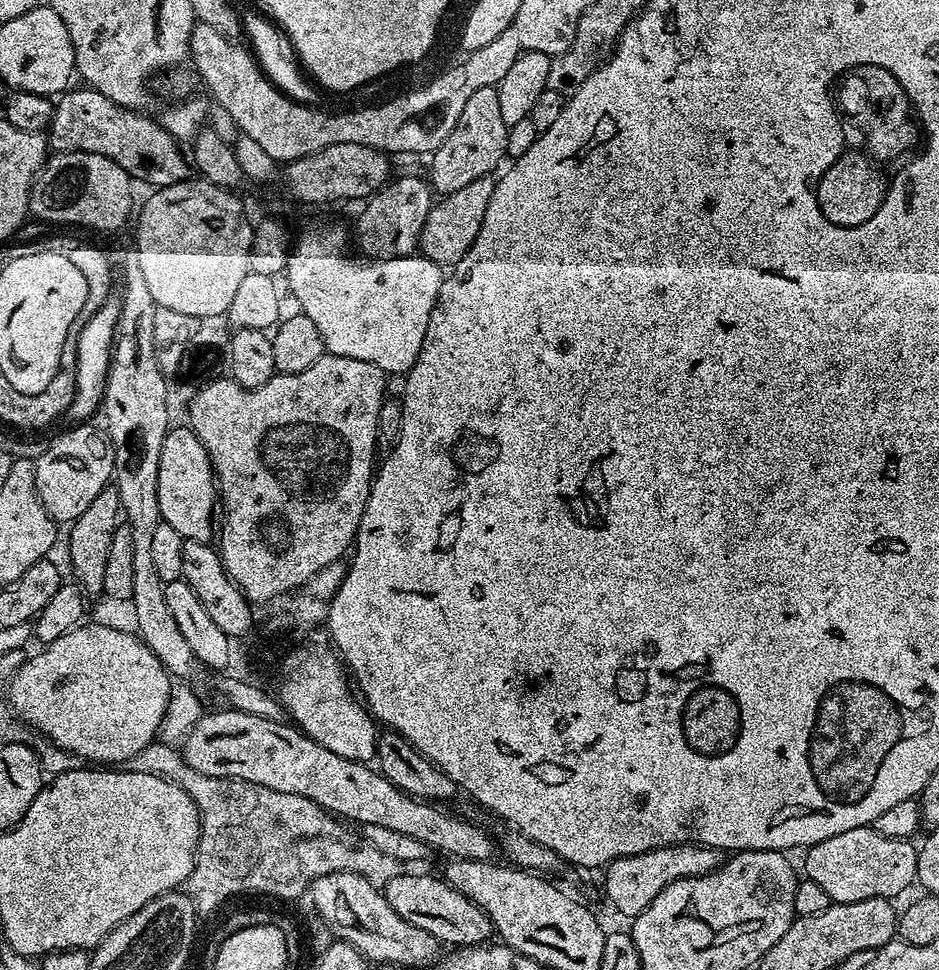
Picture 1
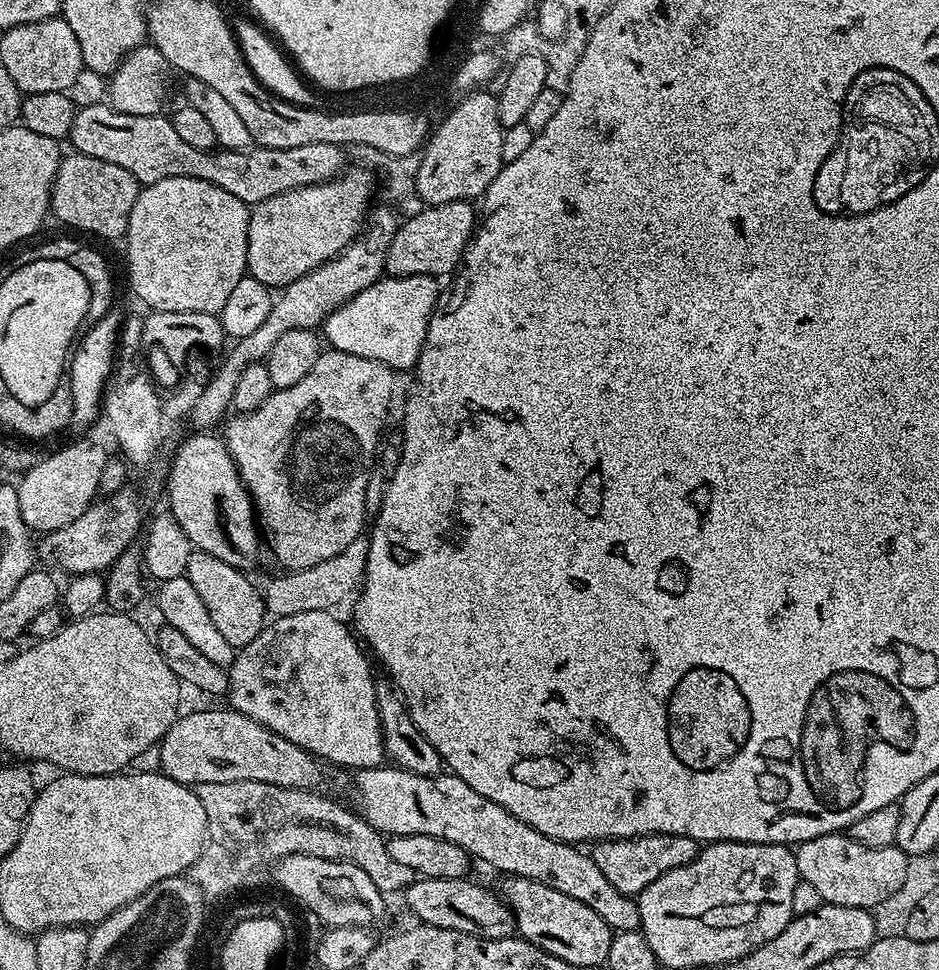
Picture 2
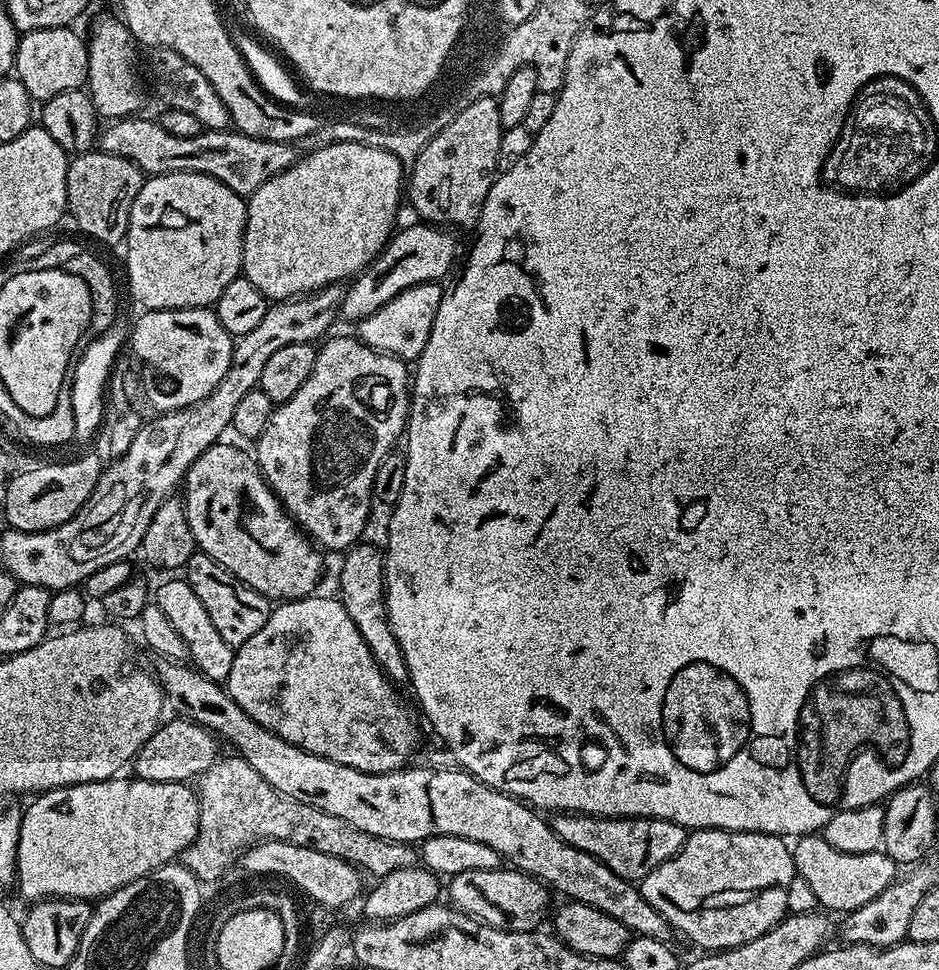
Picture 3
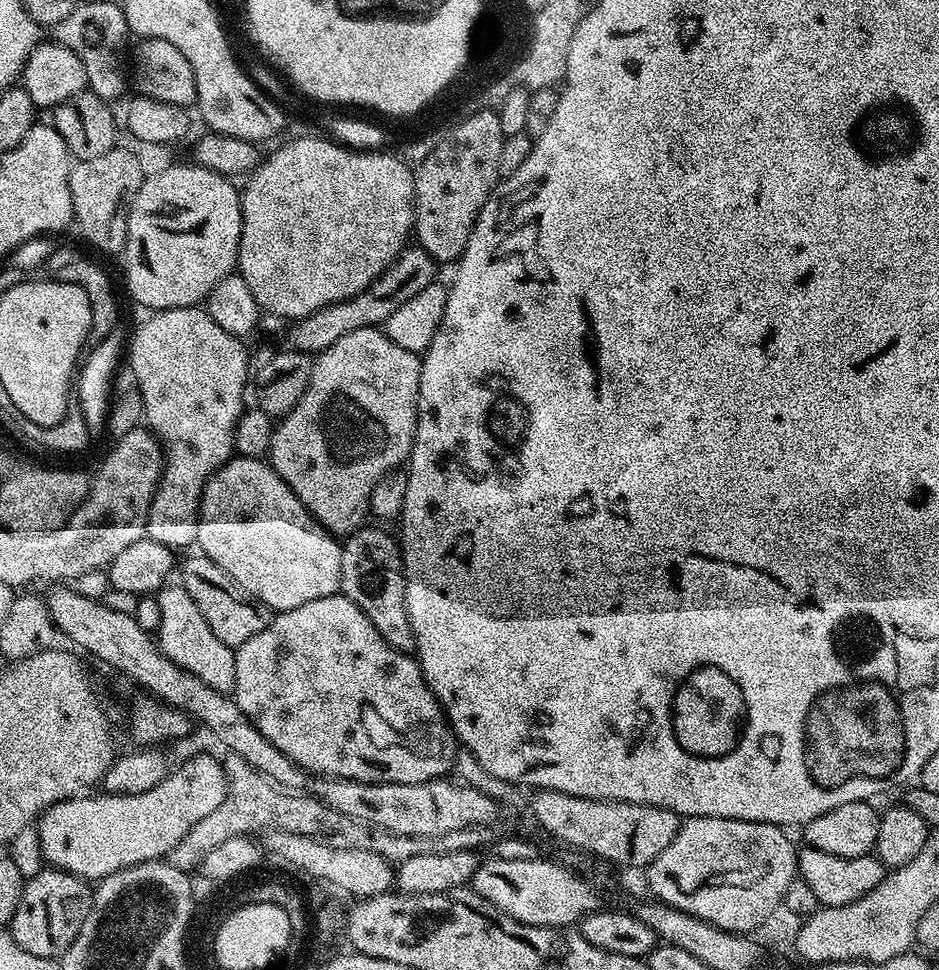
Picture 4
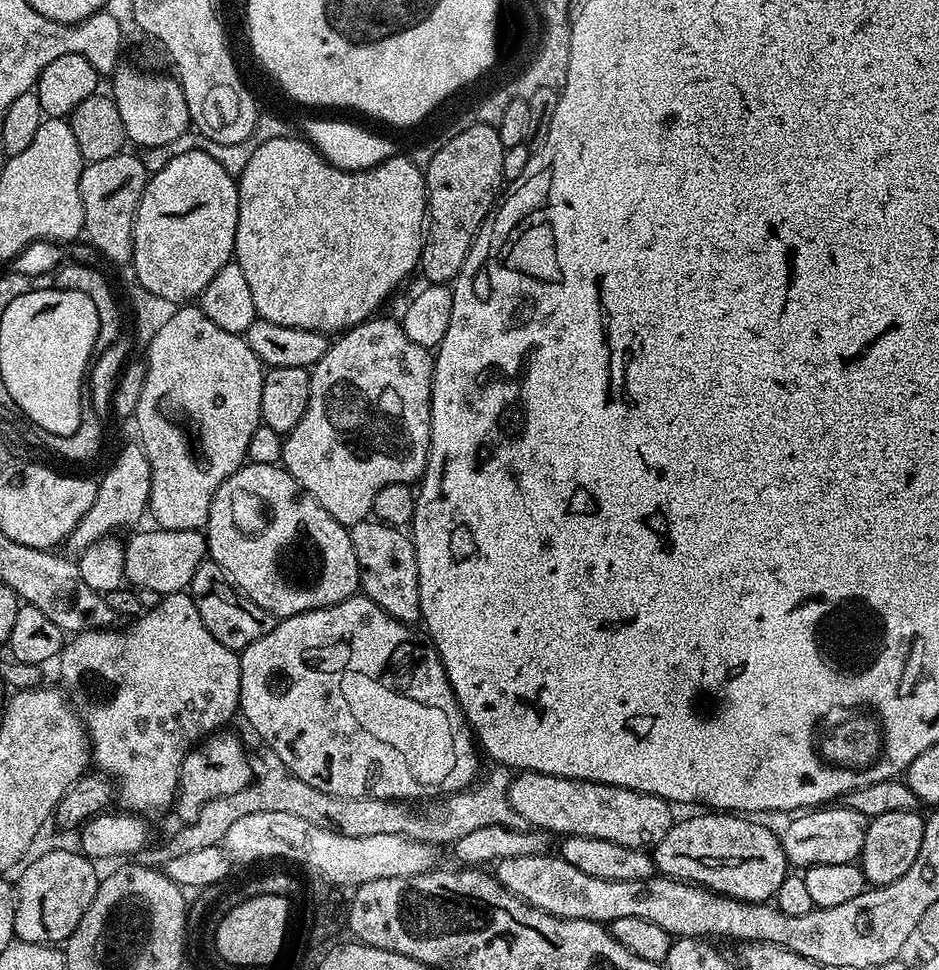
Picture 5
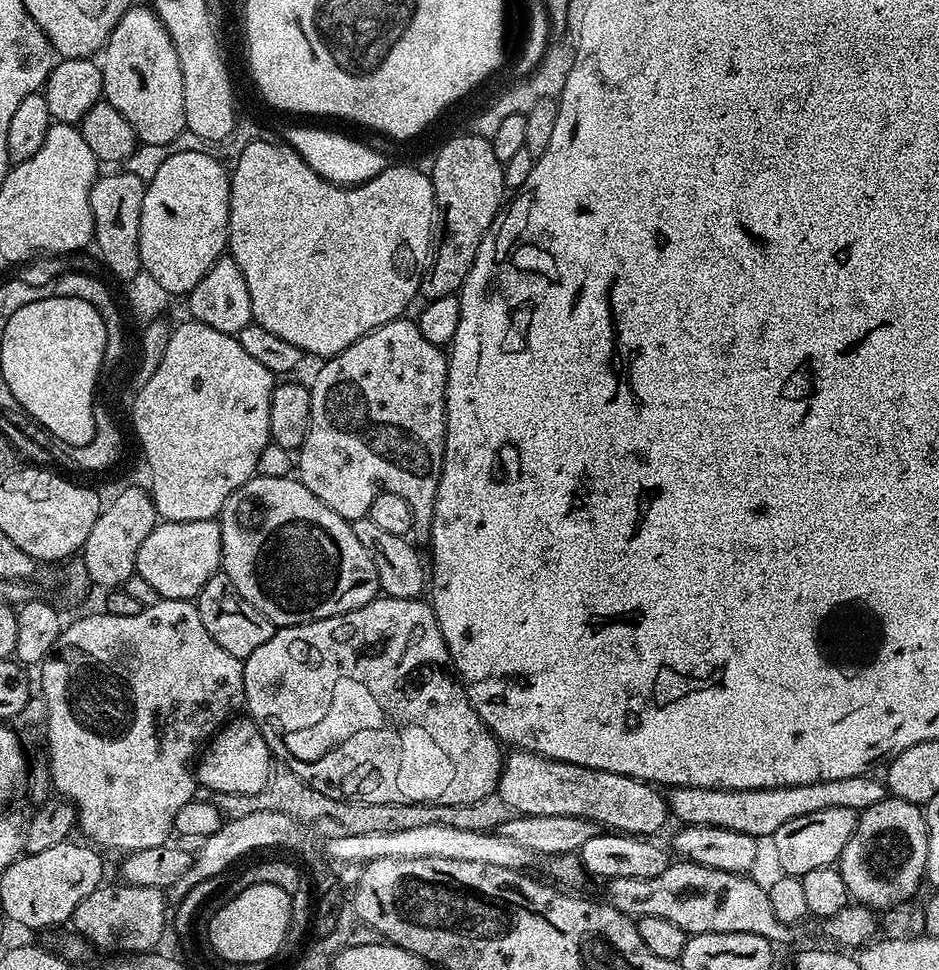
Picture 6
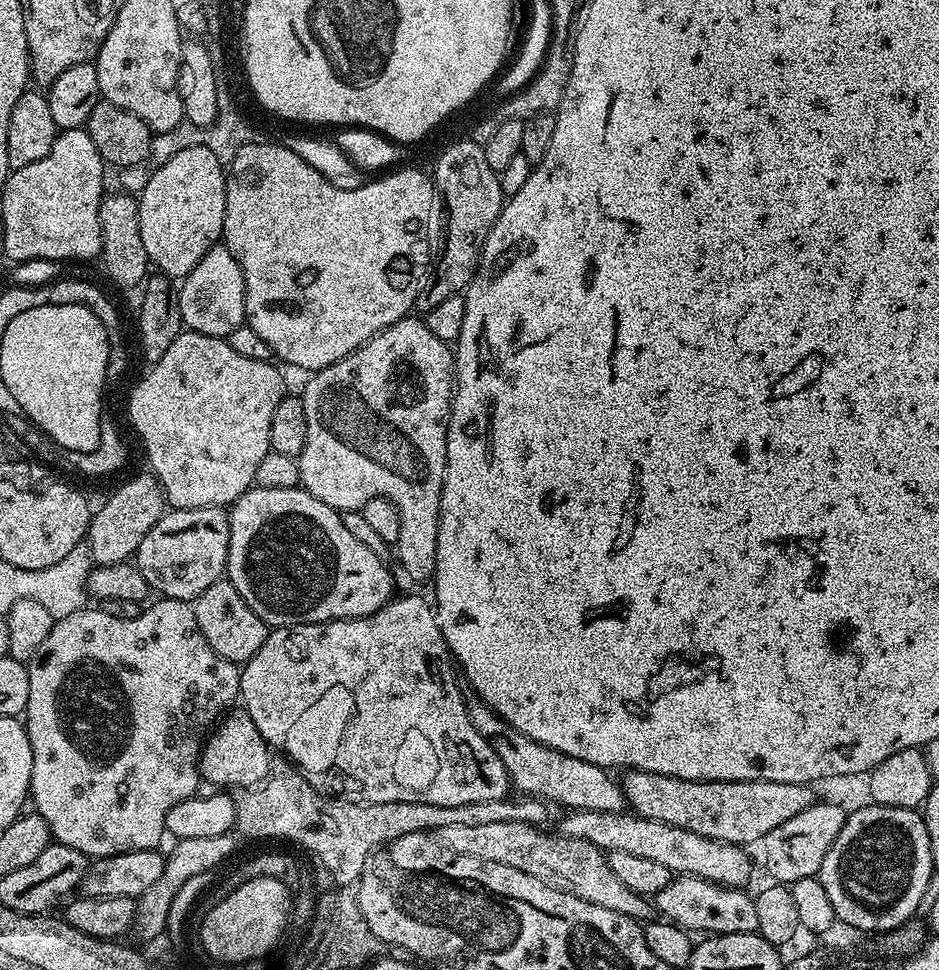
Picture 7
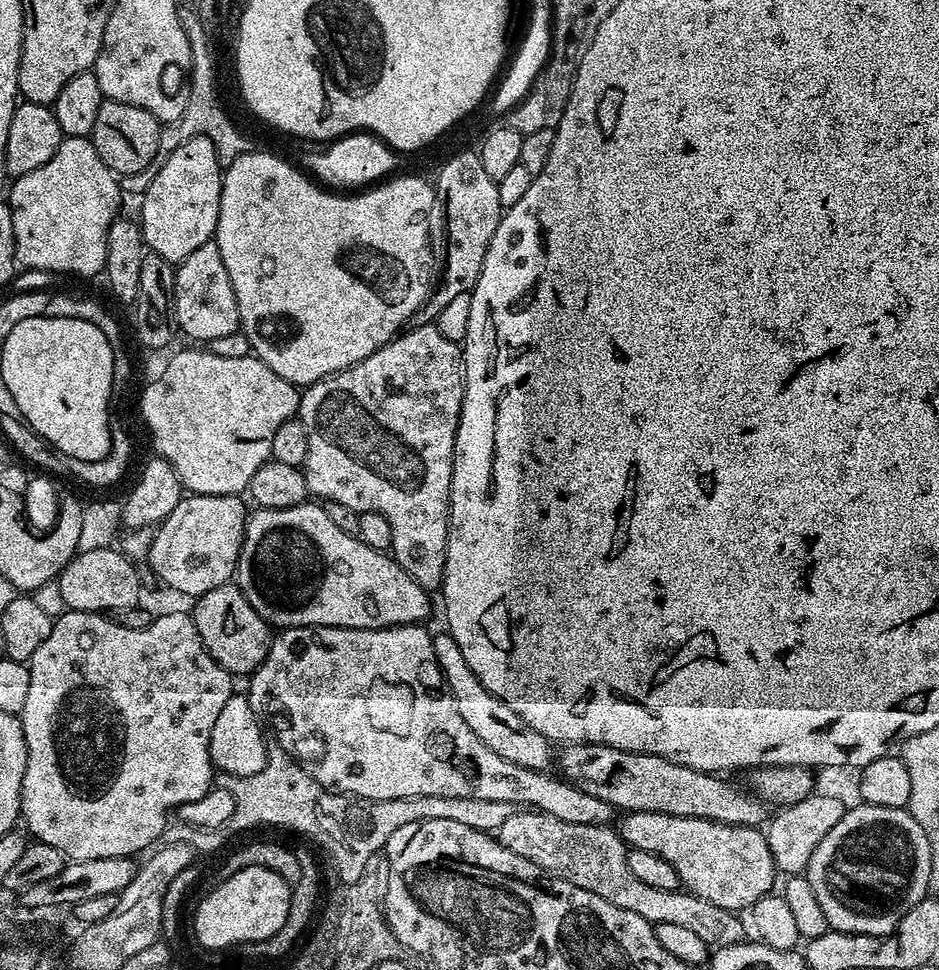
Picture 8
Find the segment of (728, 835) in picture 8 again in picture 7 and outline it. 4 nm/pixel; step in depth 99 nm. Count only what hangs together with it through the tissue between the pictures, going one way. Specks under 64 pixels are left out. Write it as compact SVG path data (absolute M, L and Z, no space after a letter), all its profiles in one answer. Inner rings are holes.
M572 810L561 822L558 828L559 835L570 838L582 838L582 842L590 842L598 846L601 852L617 852L622 850L626 854L634 854L641 858L650 858L653 862L658 862L661 866L669 868L673 874L683 874L686 876L697 876L703 880L709 880L715 884L721 884L723 888L743 889L744 883L752 876L752 860L747 856L745 849L738 844L727 844L714 838L706 838L702 834L694 834L690 830L682 830L678 826L666 826L662 822L654 822L650 818L642 818L631 811L622 812L599 812L598 810L582 810L581 812Z

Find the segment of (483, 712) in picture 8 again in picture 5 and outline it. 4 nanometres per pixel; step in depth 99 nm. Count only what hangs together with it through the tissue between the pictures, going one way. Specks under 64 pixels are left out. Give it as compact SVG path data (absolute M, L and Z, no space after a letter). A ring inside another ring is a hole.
M520 772L513 776L516 777L512 784L510 780L506 788L508 805L520 815L525 825L545 834L557 832L560 838L602 838L618 846L652 850L662 838L666 838L674 823L673 805L645 792L541 772Z

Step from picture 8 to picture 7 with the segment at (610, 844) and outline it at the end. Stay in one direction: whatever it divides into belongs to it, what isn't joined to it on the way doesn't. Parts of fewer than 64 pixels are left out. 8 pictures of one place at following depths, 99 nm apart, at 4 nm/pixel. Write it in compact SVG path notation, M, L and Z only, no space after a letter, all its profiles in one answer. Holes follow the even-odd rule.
M494 818L485 824L478 826L446 826L439 829L439 839L443 841L452 851L463 856L473 856L486 862L502 862L502 866L514 866L514 870L522 870L522 874L534 874L534 878L542 878L550 886L554 886L563 892L574 894L586 902L594 902L594 906L606 906L606 910L618 910L618 914L632 916L641 922L648 922L653 919L654 908L649 897L634 894L626 886L622 886L619 878L615 877L614 870L610 870L608 857L601 852L598 846L590 842L582 842L582 838L570 838L535 828L524 820L500 820Z

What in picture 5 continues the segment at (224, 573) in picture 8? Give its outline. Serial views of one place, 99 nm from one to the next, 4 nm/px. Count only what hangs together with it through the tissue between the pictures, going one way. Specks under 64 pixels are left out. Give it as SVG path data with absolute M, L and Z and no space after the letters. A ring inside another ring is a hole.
M153 527L152 532L140 532L127 538L124 544L125 581L133 589L158 590L160 593L183 592L194 578L194 570L208 556L208 541L200 530L166 530Z

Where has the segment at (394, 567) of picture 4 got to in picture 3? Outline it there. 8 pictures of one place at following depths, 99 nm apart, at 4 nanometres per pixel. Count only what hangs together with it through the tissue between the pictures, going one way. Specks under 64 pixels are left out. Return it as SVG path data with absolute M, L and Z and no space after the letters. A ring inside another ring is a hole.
M357 542L343 553L344 561L340 564L340 592L338 598L346 606L346 614L358 626L358 634L366 646L370 646L370 654L374 662L384 671L387 680L393 685L403 685L408 678L406 658L402 654L402 646L394 638L394 630L390 630L388 611L384 605L384 554L372 544Z

